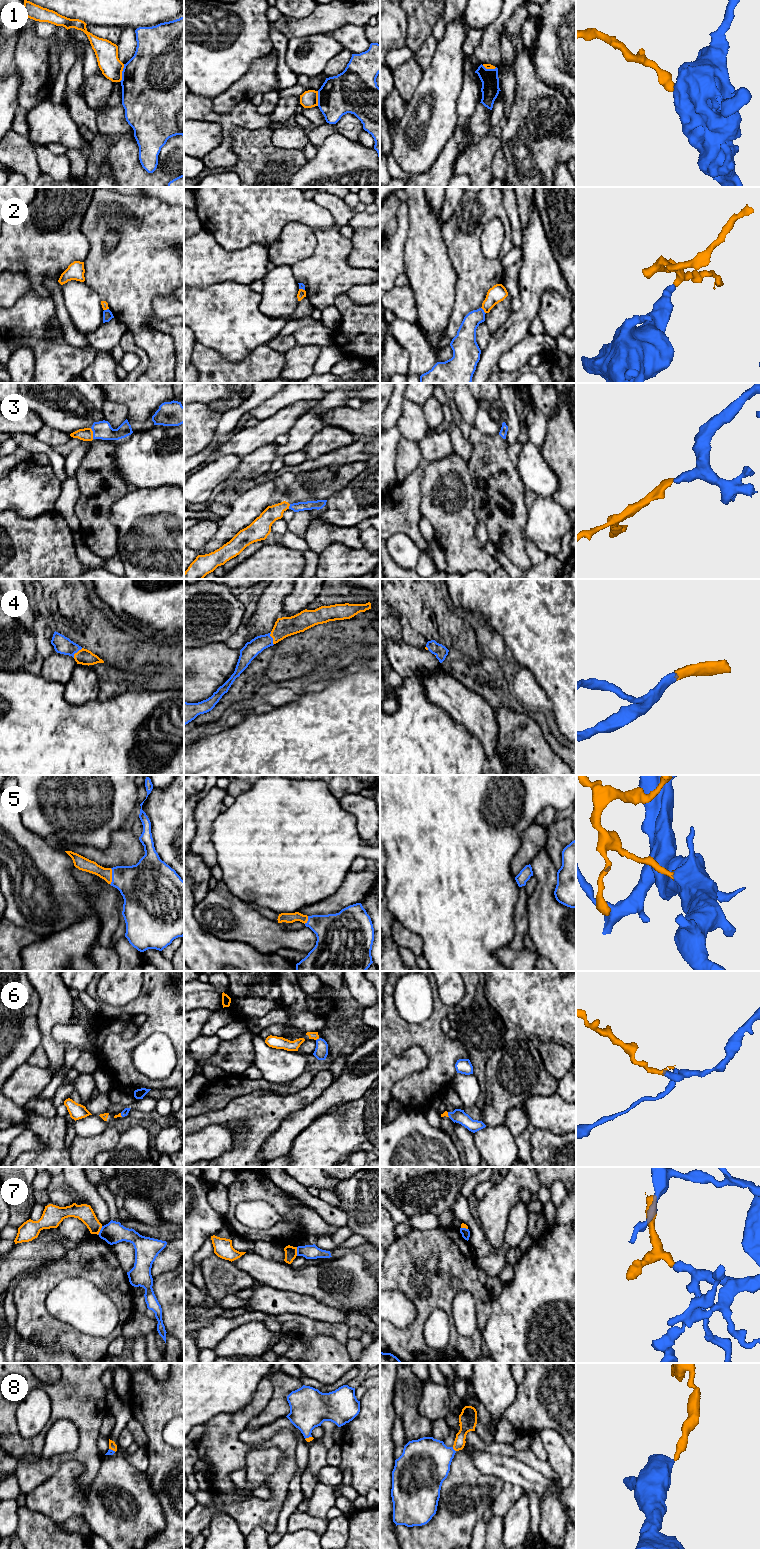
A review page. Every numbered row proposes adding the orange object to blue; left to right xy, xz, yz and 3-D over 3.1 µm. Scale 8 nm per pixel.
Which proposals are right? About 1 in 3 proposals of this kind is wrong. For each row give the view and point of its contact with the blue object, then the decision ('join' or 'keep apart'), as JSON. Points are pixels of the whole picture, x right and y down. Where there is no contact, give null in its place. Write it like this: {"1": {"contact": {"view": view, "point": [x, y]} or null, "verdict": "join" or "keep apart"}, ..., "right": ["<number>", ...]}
{"1": {"contact": {"view": "xy", "point": [122, 73]}, "verdict": "keep apart"}, "2": {"contact": {"view": "yz", "point": [483, 310]}, "verdict": "keep apart"}, "3": {"contact": {"view": "xy", "point": [93, 433]}, "verdict": "join"}, "4": {"contact": {"view": "xz", "point": [272, 638]}, "verdict": "join"}, "5": {"contact": {"view": "xy", "point": [112, 876]}, "verdict": "join"}, "6": {"contact": {"view": "xz", "point": [317, 1039]}, "verdict": "join"}, "7": {"contact": {"view": "xy", "point": [100, 1230]}, "verdict": "keep apart"}, "8": {"contact": {"view": "yz", "point": [453, 1449]}, "verdict": "join"}, "right": ["3", "4", "5", "6", "8"]}

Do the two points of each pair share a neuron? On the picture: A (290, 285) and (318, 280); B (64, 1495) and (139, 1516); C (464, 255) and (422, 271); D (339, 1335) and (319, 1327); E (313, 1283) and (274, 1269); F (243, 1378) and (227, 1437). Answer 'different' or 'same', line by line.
A: different
B: same
C: different
D: same
E: same
F: different

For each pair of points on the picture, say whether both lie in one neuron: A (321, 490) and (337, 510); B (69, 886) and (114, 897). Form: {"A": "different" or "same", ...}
{"A": "different", "B": "different"}

